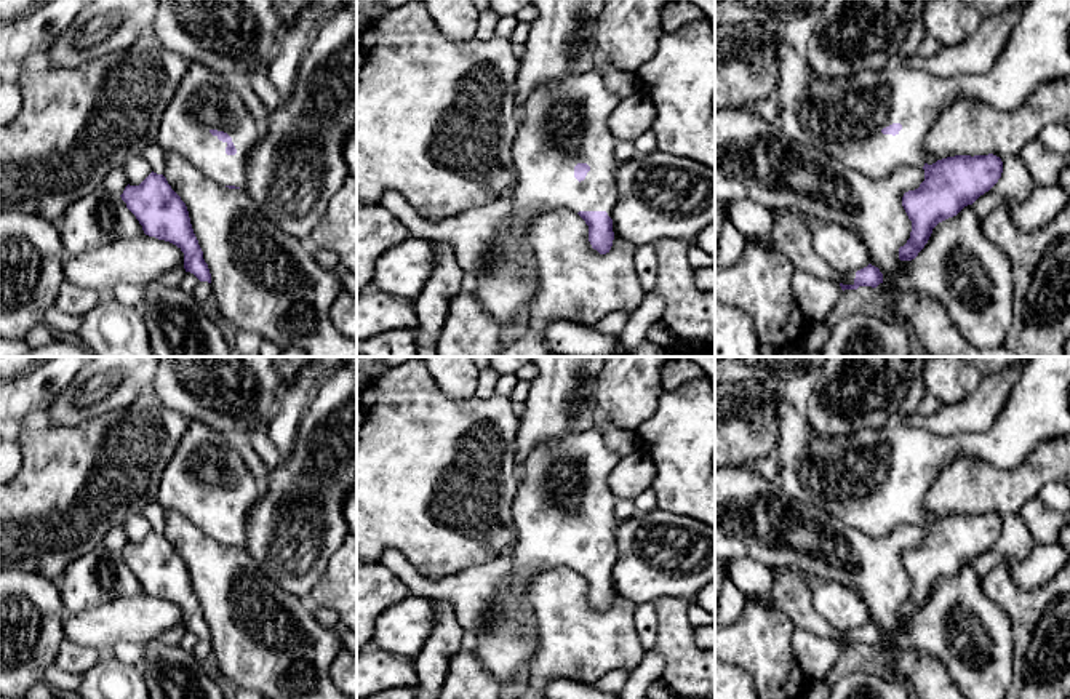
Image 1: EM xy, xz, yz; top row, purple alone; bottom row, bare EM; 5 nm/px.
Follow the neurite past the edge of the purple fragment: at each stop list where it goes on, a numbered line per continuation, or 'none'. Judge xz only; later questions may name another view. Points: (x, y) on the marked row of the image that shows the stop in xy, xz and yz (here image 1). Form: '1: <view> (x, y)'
1: xz (560, 125)

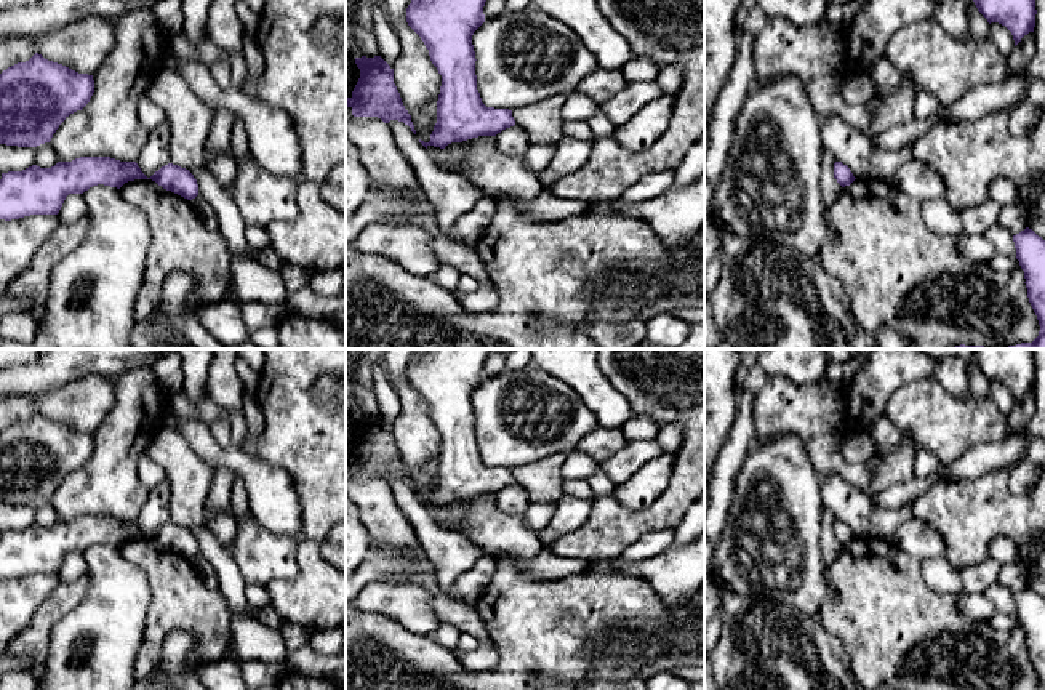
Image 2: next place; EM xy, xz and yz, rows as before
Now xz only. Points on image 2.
none

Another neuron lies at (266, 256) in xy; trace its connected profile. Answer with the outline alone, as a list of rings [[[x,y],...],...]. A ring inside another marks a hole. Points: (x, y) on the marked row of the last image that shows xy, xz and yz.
[[[266,247],[261,251],[254,253],[256,259],[266,266],[267,269],[278,271],[283,261],[272,250],[272,247]]]

